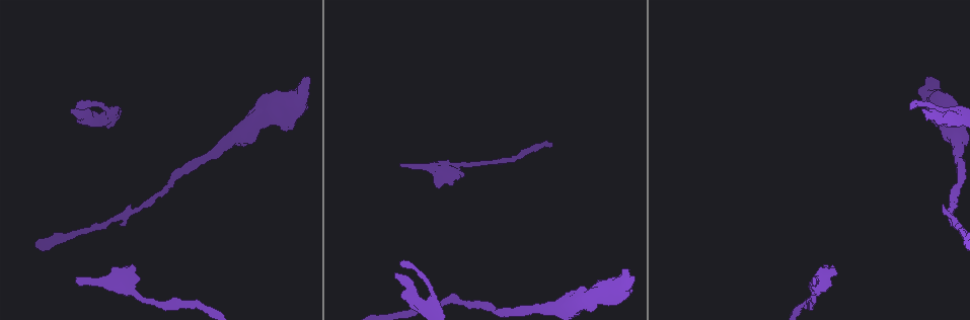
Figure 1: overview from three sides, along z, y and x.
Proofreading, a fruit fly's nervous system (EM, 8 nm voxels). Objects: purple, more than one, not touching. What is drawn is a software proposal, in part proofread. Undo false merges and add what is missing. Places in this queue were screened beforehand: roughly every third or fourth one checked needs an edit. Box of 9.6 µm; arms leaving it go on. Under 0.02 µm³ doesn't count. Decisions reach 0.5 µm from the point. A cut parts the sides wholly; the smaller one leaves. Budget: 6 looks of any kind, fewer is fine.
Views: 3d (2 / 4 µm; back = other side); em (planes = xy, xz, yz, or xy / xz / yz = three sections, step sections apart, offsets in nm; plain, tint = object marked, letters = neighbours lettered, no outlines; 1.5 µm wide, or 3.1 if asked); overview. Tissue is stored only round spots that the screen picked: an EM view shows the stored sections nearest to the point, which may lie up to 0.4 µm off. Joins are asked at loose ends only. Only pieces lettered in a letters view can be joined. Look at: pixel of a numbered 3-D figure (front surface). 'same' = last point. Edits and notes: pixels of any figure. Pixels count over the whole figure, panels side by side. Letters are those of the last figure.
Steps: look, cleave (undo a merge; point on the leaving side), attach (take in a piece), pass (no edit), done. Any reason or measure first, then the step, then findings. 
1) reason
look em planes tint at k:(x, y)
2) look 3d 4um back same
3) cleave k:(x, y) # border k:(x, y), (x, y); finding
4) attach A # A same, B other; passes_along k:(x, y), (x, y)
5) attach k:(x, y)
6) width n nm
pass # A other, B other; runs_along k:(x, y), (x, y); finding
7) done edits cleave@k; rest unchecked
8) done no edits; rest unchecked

free end
look 3d 4um back at 1:(133, 266)

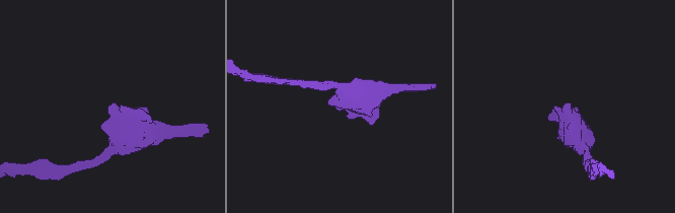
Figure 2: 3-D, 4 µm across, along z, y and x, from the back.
look em planes letters at 2:(339, 109)

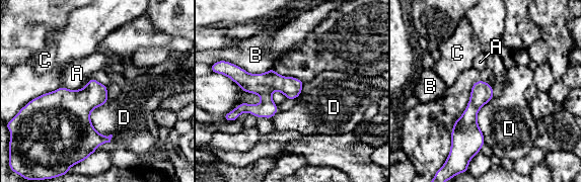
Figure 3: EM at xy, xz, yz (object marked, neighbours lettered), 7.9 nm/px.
width 160 nm
pass # A other, B other, C other, D other; no lettered piece goes on from it

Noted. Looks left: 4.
an open end
look em yz step 4 letters at 1:(75, 281)

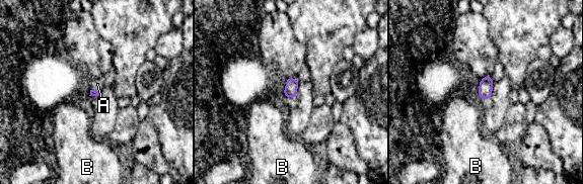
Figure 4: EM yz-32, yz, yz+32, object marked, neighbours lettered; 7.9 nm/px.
look em planes letters same

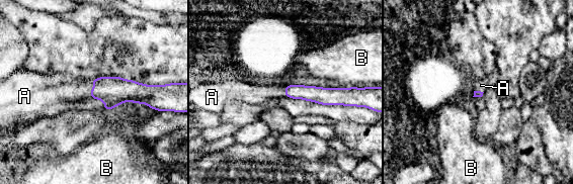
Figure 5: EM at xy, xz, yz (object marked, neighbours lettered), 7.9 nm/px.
attach A # A same, B other; passes_along 5:(315, 94), (284, 91), (253, 94); the neuron continues

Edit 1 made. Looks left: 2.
free end
look em yz step 8 letters at 1:(924, 109)

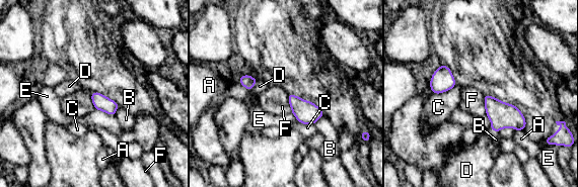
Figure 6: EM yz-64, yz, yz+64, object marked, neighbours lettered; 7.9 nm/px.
look em planes letters same

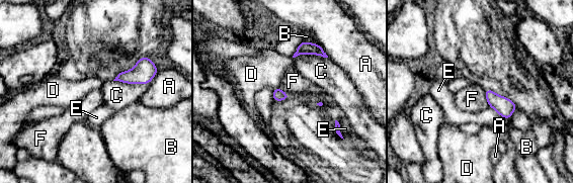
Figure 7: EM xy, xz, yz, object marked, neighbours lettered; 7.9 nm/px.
attach D # A other, B other, C other, D same, E other, F other; the neuron continues

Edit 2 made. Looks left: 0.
done edits attach@5, attach@7; rest unchecked

